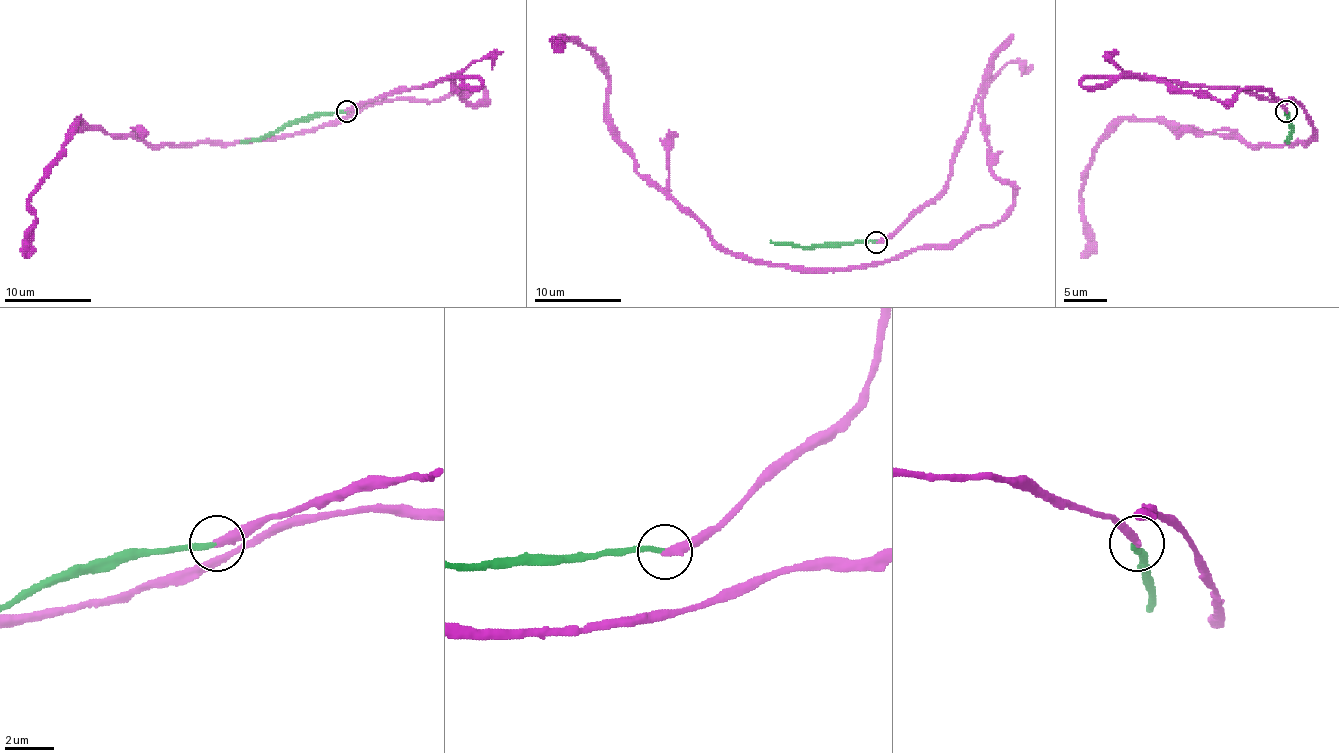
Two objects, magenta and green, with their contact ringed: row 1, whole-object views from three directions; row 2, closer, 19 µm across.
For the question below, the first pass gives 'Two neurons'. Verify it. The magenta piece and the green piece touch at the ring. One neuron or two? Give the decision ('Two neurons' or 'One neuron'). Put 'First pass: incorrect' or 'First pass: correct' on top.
First pass: incorrect
One neuron

